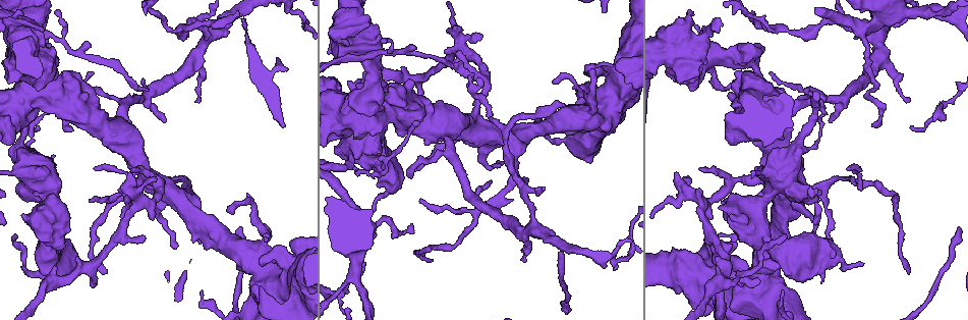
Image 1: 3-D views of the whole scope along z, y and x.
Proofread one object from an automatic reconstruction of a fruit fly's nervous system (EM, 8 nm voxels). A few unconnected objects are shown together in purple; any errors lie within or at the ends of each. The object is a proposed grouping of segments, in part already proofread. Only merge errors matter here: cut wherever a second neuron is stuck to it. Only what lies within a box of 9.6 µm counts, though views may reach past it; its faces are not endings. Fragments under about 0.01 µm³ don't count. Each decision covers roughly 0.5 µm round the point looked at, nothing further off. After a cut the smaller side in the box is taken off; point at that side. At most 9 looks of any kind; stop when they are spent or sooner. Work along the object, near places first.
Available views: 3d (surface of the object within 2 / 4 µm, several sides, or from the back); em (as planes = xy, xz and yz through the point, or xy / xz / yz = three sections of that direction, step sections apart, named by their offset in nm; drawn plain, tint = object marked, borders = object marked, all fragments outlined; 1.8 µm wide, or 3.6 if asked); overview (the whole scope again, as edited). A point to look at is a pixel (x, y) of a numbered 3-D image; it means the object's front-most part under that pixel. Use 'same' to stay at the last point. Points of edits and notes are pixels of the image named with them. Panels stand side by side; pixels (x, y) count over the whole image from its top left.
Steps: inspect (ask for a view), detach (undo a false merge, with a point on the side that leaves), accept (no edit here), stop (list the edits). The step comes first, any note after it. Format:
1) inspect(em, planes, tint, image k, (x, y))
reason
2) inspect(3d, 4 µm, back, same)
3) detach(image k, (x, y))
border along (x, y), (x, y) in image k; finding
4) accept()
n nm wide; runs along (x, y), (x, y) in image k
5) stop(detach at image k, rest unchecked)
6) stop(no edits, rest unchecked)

inspect(3d, 4 µm, image 1, (669, 51))
abrupt turn

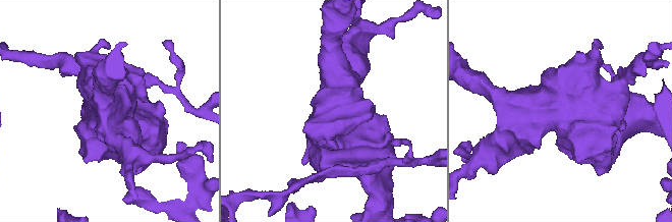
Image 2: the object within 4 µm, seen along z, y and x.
inspect(em, 3.6 µm, xz, step 8, tint, image 2, (565, 108))
need the tissue

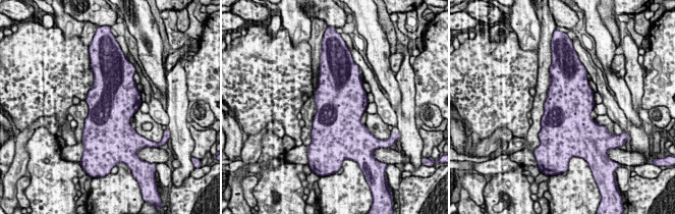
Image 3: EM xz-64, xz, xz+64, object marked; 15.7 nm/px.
inspect(em, 3.6 µm, xy, step 8, tint, same)

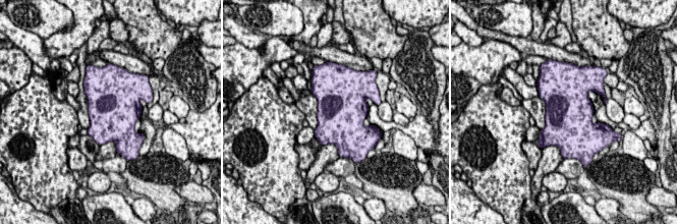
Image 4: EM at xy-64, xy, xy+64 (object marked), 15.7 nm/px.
accept()
continuous, no second neuron

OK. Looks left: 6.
inspect(3d, 4 µm, image 1, (796, 148))
sudden change in width

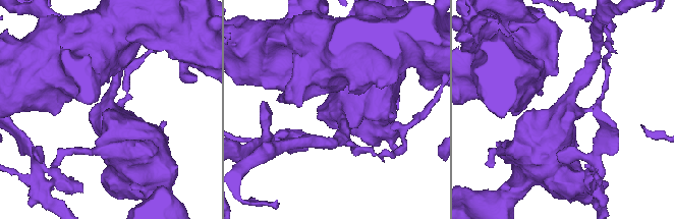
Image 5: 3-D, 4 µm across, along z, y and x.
inspect(em, 3.6 µm, planes, tint, image 5, (335, 111))
now the EM

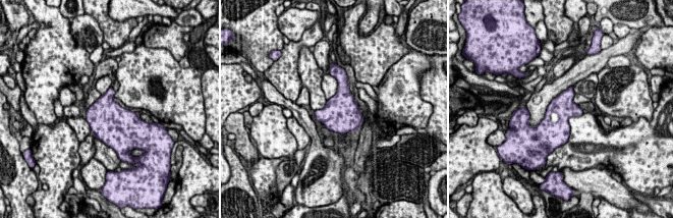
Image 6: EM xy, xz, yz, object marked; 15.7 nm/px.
accept()
continuous, no second neuron

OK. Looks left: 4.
inspect(em, planes, borders, image 1, (127, 202))
sudden change in width

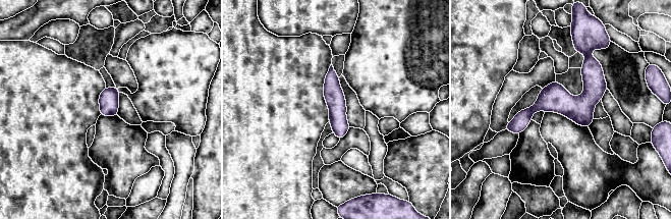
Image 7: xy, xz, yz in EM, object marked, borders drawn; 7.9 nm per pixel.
accept()
one neuron here

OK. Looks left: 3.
inspect(em, xz, step 16, tint, image 1, (867, 46))
three arms meet

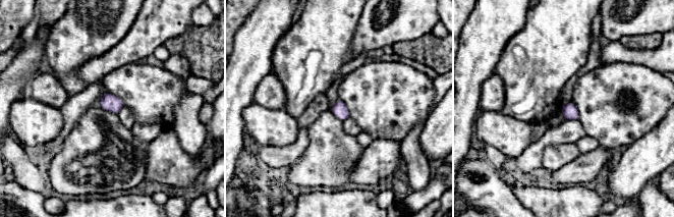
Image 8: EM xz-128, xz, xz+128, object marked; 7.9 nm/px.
inspect(em, planes, tint, same)

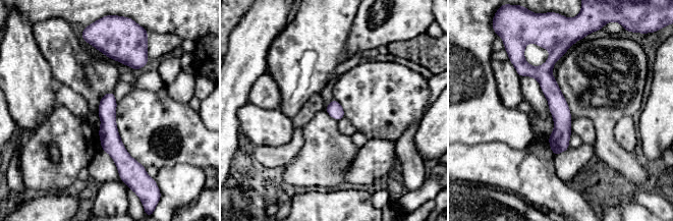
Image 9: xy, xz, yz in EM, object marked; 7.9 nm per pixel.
accept()
runs along (557, 50), (548, 65), (560, 111), (555, 152) in image 9; all the same neuron

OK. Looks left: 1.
stop(no edits, rest unchecked)

